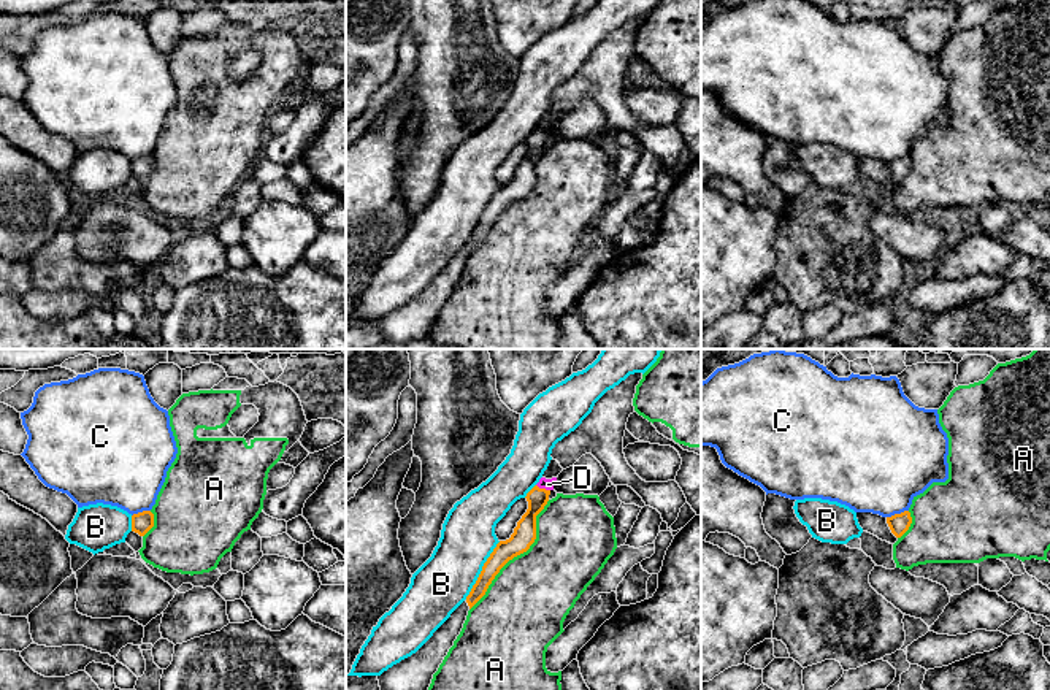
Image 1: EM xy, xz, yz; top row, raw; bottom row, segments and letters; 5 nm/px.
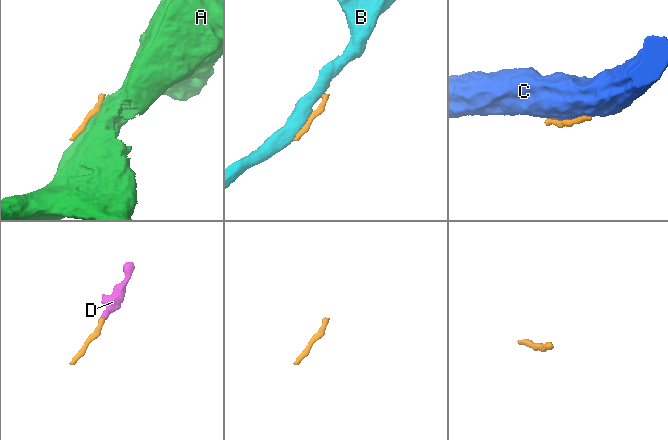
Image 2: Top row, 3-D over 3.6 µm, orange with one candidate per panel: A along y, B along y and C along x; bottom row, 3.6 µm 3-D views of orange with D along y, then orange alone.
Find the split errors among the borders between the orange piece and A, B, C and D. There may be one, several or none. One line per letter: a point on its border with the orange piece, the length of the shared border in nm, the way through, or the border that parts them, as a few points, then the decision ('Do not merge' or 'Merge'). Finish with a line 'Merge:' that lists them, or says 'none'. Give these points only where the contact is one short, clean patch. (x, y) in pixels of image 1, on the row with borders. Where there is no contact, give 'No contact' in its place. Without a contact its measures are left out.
A: Touches orange at xz (517, 554). Shared border 700 nm. Do not merge
B: Touches orange at xz (482, 570). Shared border 340 nm. Do not merge
C: Touches orange at yz (896, 514). Shared border 120 nm. Do not merge
D: Touches orange at xz (543, 489). Shared border 80 nm. Path across: xz (524, 533), (543, 489), (547, 484). Merge
Merge: D

